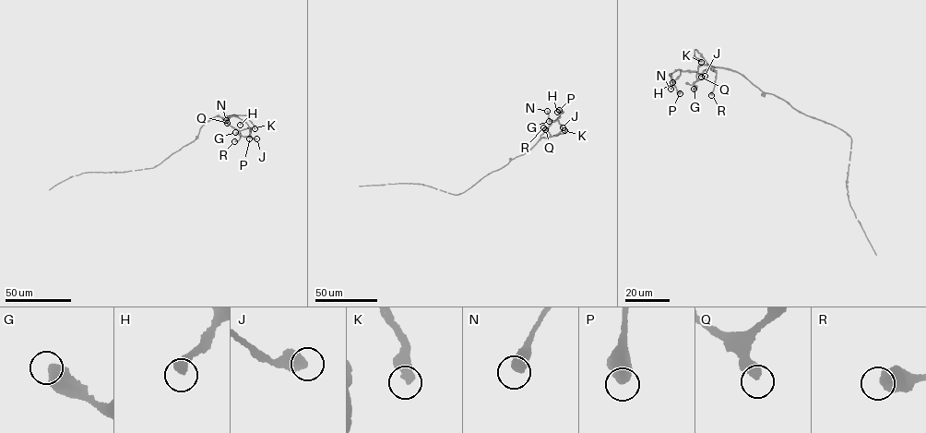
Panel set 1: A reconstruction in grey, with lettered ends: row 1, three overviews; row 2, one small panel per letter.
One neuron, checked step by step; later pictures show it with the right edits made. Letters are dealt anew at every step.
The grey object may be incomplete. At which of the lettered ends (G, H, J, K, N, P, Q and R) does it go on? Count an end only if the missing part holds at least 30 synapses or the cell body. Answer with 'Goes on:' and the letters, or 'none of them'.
Goes on: none of them

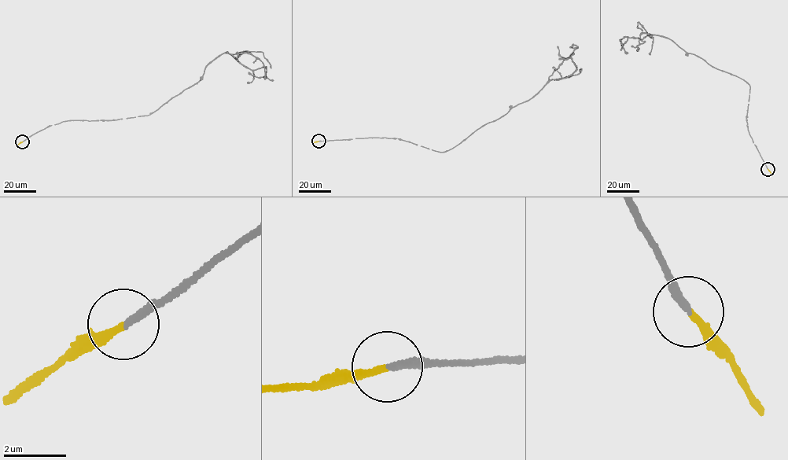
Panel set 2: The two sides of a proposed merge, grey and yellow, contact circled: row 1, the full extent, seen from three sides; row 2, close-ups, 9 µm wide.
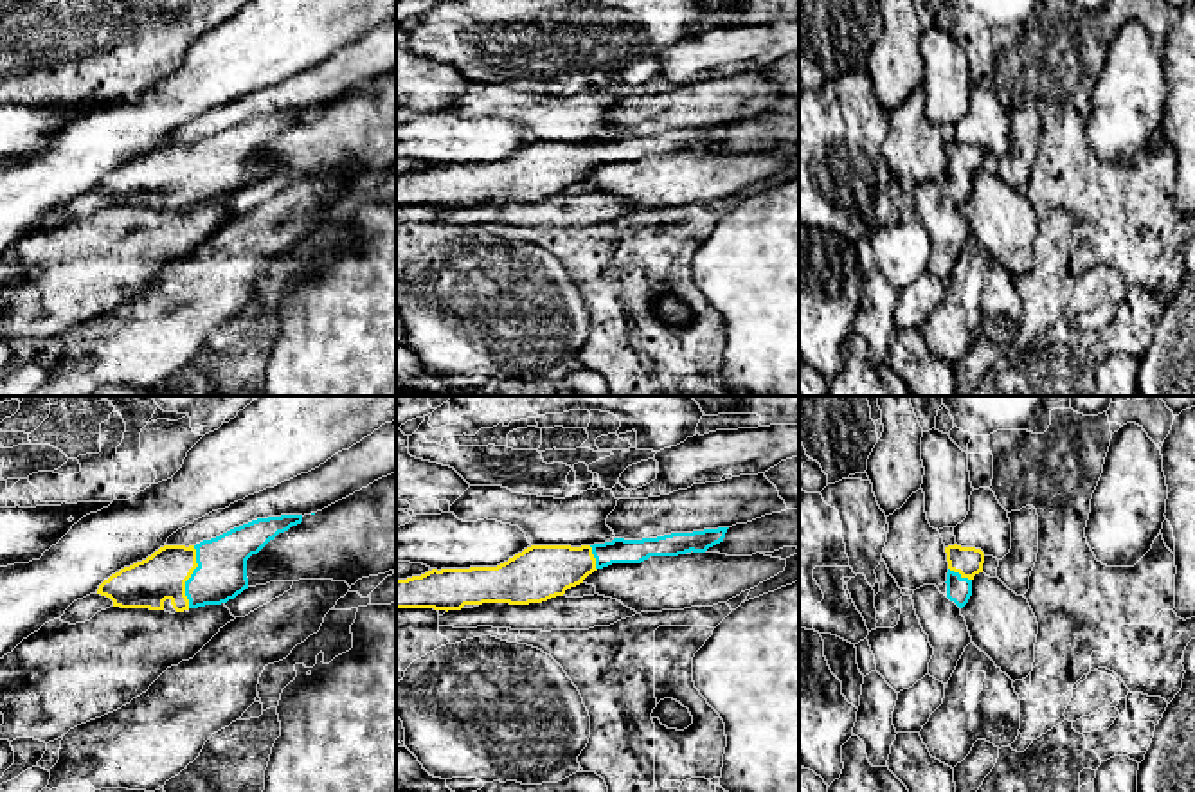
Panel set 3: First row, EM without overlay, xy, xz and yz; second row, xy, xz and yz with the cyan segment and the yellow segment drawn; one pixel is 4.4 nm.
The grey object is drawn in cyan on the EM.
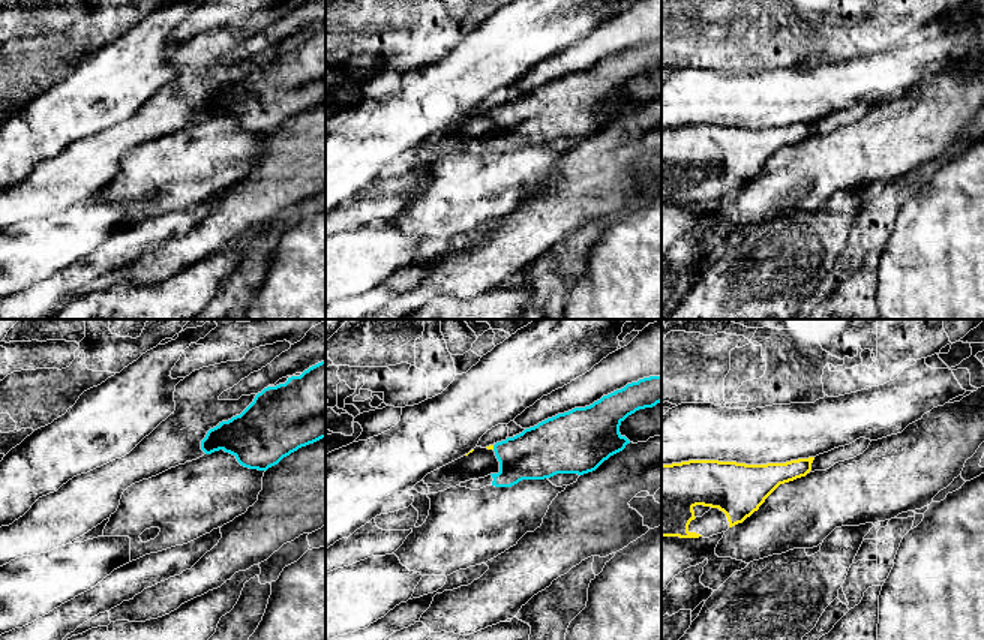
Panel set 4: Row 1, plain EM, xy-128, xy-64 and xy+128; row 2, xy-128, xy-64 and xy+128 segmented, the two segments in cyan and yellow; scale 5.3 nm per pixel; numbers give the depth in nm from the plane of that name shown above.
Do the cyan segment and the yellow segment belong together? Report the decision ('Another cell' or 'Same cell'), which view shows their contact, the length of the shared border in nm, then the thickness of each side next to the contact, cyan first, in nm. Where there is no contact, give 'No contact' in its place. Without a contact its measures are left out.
Same cell. Touches cyan in xy. Shared border 280 nm. Thickness 220 nm (cyan) against 220 nm

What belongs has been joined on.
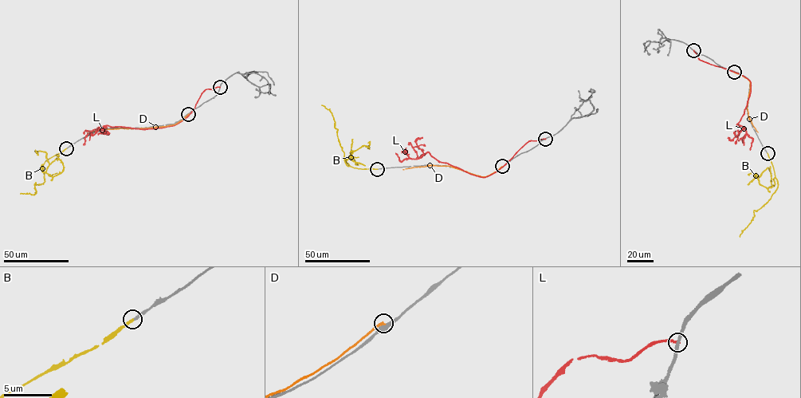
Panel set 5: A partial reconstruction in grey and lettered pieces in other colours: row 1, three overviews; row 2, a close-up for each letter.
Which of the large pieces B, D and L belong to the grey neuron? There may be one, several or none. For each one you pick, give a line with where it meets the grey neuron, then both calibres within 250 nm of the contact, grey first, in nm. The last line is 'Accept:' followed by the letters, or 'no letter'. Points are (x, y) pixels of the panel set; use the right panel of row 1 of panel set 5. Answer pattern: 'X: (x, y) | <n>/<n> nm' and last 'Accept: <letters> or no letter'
B: (767, 153) | 220/220 nm
Accept: B

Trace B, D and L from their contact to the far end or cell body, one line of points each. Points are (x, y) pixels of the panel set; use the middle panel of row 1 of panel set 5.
B: (377, 169), (347, 166), (331, 113), (321, 104)
D: (502, 166), (483, 177), (448, 166), (402, 169)
L: (545, 139), (528, 141), (501, 167), (484, 177), (439, 162), (428, 152), (418, 158), (401, 160), (395, 153)

